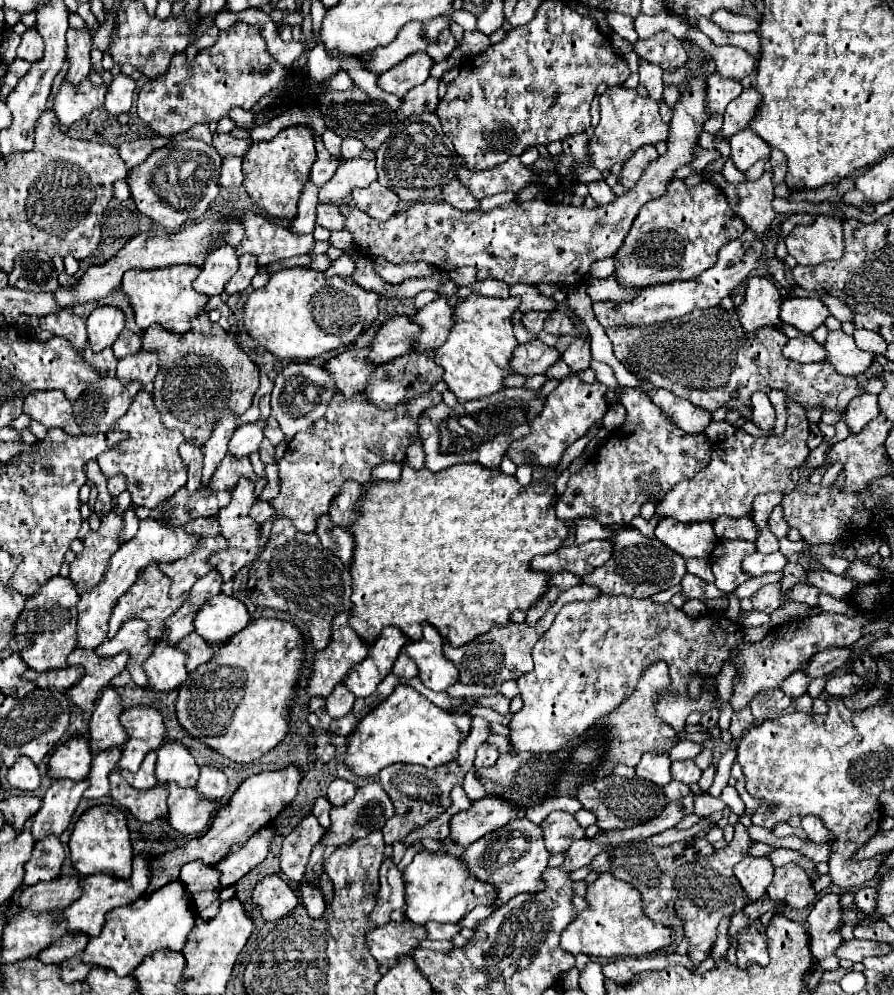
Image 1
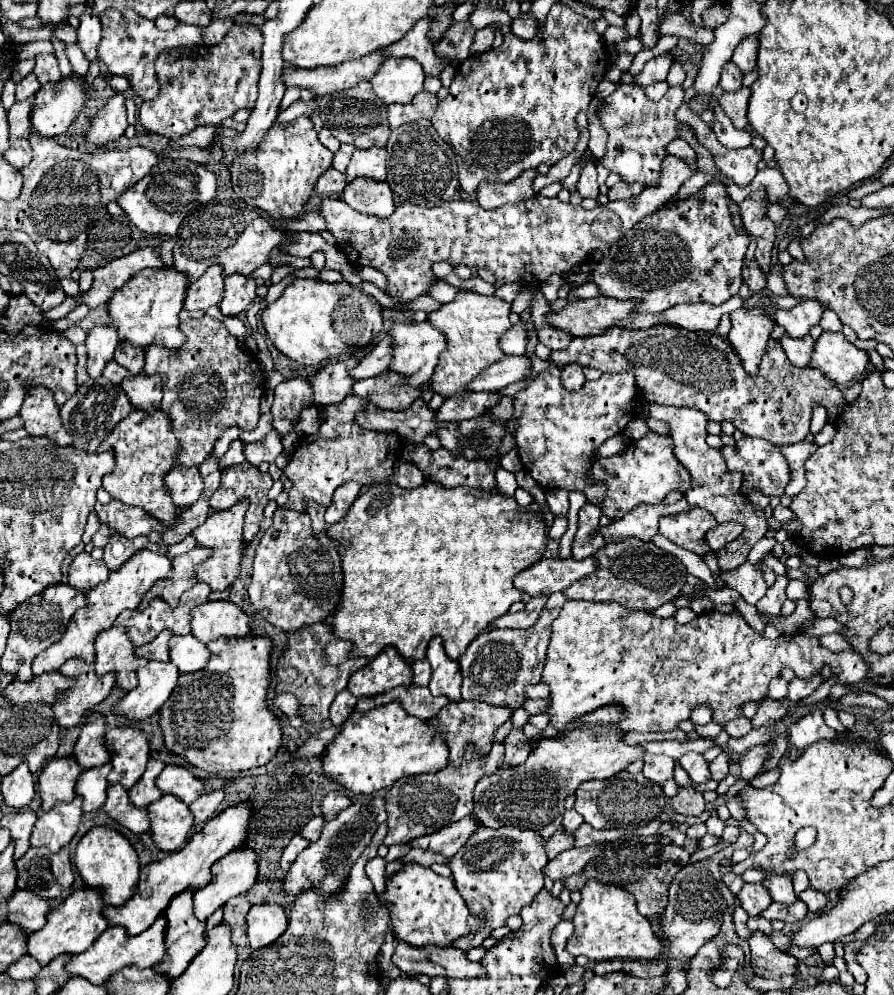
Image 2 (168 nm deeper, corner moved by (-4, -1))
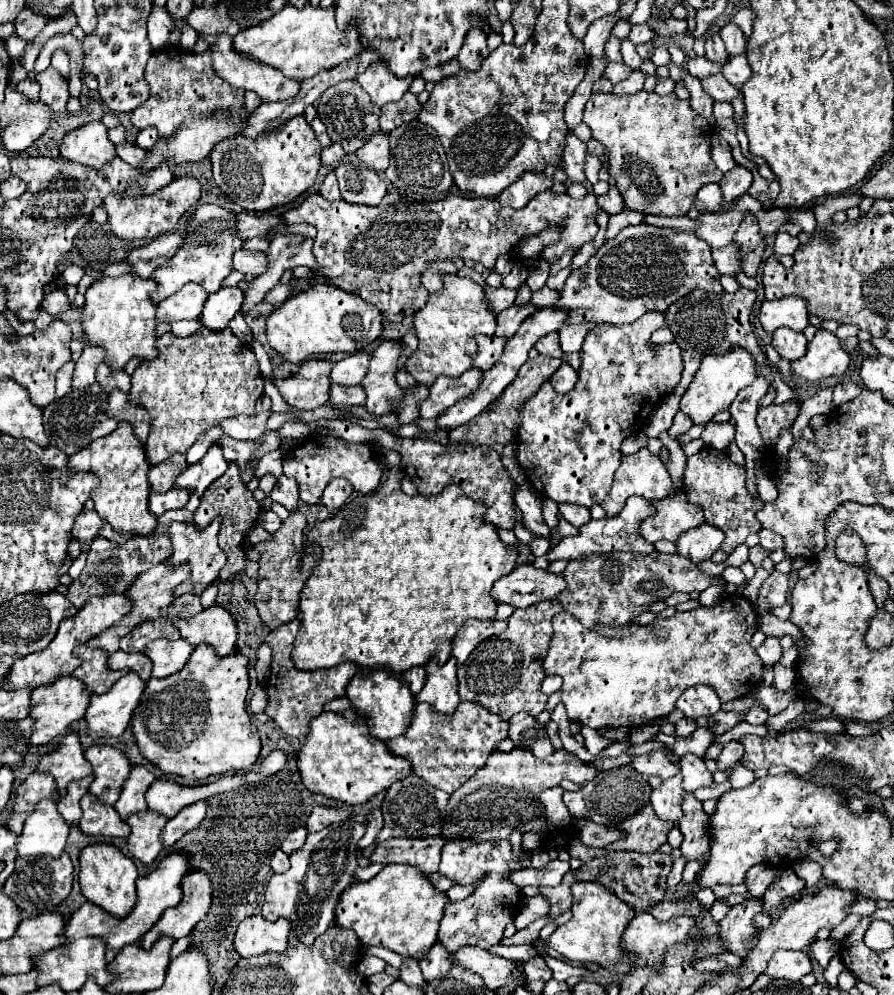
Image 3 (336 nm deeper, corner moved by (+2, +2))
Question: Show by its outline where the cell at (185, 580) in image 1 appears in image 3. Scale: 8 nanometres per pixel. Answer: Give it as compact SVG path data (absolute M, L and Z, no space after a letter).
M164 561L162 565L156 565L156 567L148 569L146 573L138 575L136 581L134 581L134 585L130 585L130 591L128 591L128 595L130 595L130 599L132 599L132 605L134 605L132 611L130 611L126 617L122 617L122 621L120 621L116 627L110 627L110 629L106 629L106 633L100 633L98 637L94 637L94 639L90 641L90 645L96 647L96 649L104 649L106 653L118 651L118 649L120 649L120 647L118 647L118 639L120 639L124 633L128 633L134 625L146 621L146 619L160 617L160 615L166 615L166 613L168 613L168 607L170 607L172 601L174 601L174 595L172 595L172 593L174 593L174 589L176 589L176 585L182 583L188 575L190 575L188 565L178 565L178 569L174 569L174 565L170 565L168 561Z

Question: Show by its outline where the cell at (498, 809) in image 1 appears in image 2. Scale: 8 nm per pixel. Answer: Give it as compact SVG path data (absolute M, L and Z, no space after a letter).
M472 816L458 820L456 824L452 824L450 828L442 828L440 832L428 834L428 836L420 836L412 842L408 842L410 848L420 848L420 850L430 850L436 854L442 854L446 858L452 858L468 840L468 836L476 830L478 826L472 824Z

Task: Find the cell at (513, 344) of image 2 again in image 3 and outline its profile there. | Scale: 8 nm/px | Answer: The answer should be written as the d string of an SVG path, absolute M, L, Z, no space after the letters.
M486 335L486 337L478 337L478 353L474 359L474 367L488 371L498 357L502 357L502 349L506 345L506 337L498 337L498 335Z

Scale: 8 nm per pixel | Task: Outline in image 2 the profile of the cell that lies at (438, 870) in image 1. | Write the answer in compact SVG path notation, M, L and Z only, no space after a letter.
M406 864L404 868L400 868L394 876L390 876L386 880L384 892L376 894L376 898L390 912L390 926L392 926L394 938L398 942L406 942L406 944L416 946L416 948L424 948L424 946L446 948L446 946L452 946L454 940L470 934L472 930L476 930L480 926L480 916L472 916L468 912L462 896L458 894L458 890L454 886L454 880L452 878L442 878L442 876L434 874L430 868L422 868L420 864Z

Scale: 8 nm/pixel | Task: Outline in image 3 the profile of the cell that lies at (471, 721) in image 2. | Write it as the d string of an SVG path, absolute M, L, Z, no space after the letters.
M462 701L456 713L444 715L438 713L432 705L416 703L412 723L406 733L390 739L386 745L392 753L408 757L412 761L414 773L420 775L424 781L446 793L454 793L486 763L486 757L496 749L502 739L506 739L506 735L508 723L488 709L482 709L482 705Z

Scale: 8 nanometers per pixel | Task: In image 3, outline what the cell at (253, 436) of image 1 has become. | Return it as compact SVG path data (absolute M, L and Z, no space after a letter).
M212 445L208 449L208 453L196 463L190 465L178 479L176 479L176 487L188 487L190 491L196 491L198 495L204 493L204 489L218 479L224 471L228 469L226 459L222 457L222 447L220 445Z

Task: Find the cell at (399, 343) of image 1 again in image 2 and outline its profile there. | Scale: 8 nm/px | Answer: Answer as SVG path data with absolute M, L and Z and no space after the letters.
M386 336L378 346L374 346L362 360L350 370L350 376L354 380L364 380L364 378L374 378L382 372L388 370L388 364L392 360L392 340Z

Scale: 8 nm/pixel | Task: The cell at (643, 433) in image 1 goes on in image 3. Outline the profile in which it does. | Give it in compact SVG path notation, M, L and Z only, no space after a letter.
M640 449L638 453L634 455L624 455L622 457L622 463L614 475L614 485L610 489L610 493L606 495L606 499L602 501L602 509L606 511L608 517L614 517L622 511L624 503L628 497L632 495L640 495L640 497L646 497L646 499L662 499L662 497L668 497L672 493L672 481L670 481L670 473L666 473L666 467L662 465L660 457L650 453L648 449Z

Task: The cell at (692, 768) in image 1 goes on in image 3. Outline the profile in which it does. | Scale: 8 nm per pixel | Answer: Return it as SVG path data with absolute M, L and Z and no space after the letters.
M684 755L680 759L680 773L684 777L684 789L686 791L696 791L700 787L710 787L714 785L712 773L706 769L704 759L698 755Z

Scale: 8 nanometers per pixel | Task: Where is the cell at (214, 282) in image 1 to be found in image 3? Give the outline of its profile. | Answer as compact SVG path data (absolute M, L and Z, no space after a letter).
M186 283L178 293L166 297L158 303L156 321L172 323L178 319L196 319L202 313L202 305L206 303L206 289L198 287L198 283Z

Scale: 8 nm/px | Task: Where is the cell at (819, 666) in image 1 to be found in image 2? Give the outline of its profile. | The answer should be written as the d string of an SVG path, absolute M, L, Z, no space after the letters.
M812 676L812 680L796 680L796 678L794 678L794 680L790 682L790 686L788 686L788 696L786 696L786 700L798 702L798 700L810 696L820 684L822 684L822 678L820 678L820 676Z

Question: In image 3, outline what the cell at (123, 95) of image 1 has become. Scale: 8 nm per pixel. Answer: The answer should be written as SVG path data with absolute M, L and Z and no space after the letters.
M90 121L64 137L60 155L64 159L100 169L104 163L116 157L114 149L116 145L108 139L108 127L102 121Z

